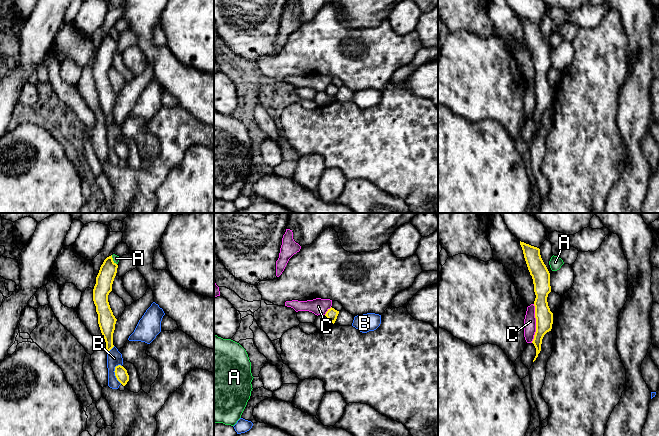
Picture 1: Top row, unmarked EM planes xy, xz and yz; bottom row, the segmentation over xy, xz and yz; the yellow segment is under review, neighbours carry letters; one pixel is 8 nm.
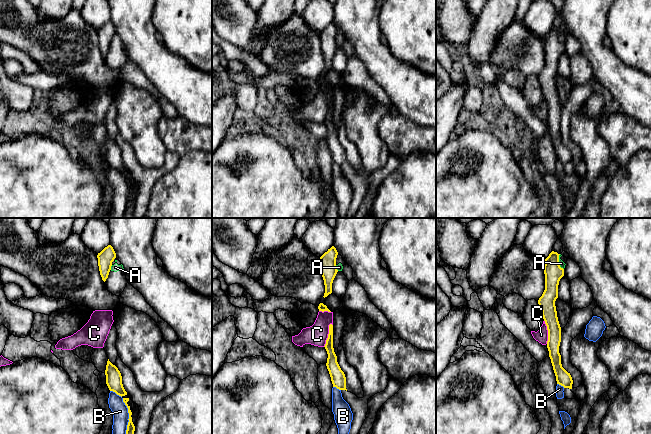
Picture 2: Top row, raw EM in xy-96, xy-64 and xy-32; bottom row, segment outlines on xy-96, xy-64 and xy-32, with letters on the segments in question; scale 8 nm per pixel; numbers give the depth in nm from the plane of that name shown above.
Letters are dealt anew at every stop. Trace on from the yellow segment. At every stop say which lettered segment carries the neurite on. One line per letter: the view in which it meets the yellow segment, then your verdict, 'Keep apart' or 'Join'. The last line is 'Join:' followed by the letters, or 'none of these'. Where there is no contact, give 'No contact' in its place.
A: Touches yellow in xy. Keep apart
B: Touches yellow in xy. Keep apart
C: Touches yellow in yz. Keep apart
Join: none of these

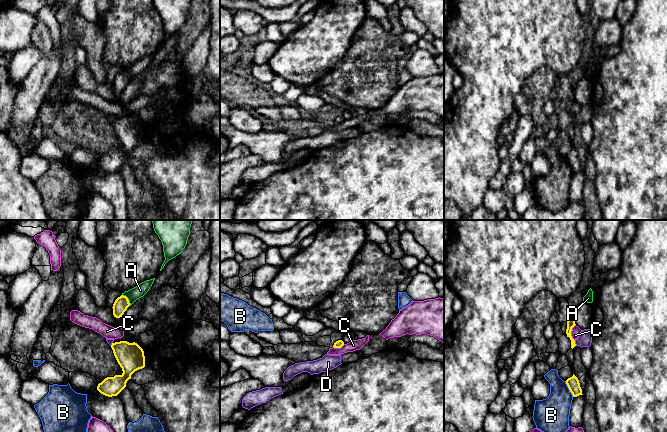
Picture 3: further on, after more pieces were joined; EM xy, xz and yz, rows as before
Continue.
A: Touches yellow in xy. Keep apart
B: Touches yellow in yz. Keep apart
C: Touches yellow in yz. Keep apart
D: Touches yellow in yz. Keep apart
Join: none of these

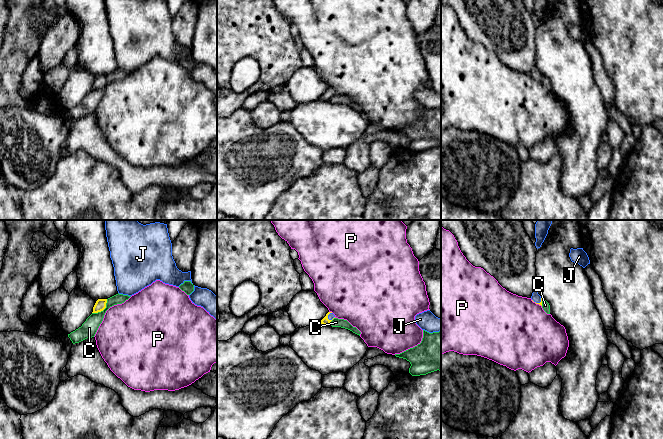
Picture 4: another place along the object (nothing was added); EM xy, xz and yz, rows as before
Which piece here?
C: Touches yellow in xy. Keep apart
J: Touches yellow in xz. Join
P: Touches yellow in xz. Keep apart
Join: J

